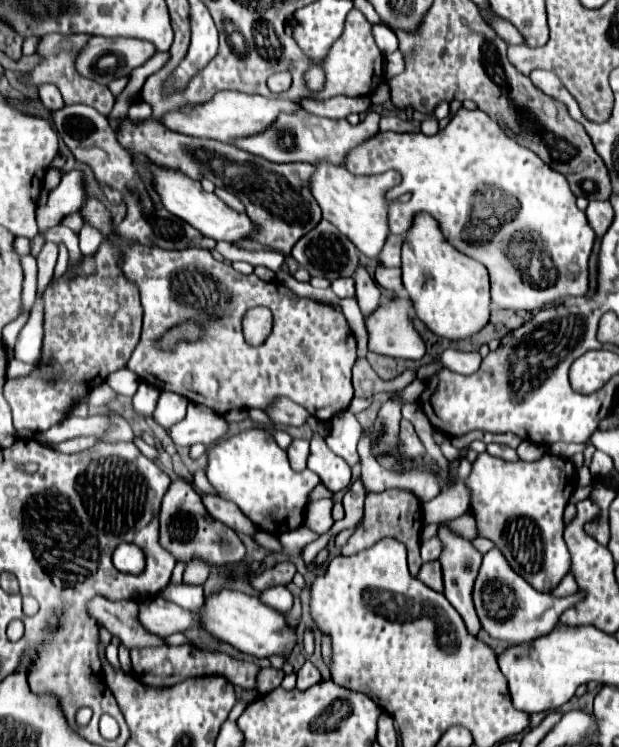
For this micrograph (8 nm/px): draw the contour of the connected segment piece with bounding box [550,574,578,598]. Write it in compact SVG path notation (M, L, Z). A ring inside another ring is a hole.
M566 574L566 576L560 580L560 586L554 588L550 594L552 594L552 596L560 596L560 598L564 598L564 596L568 596L568 594L574 594L576 590L578 590L578 586L576 586L572 574Z

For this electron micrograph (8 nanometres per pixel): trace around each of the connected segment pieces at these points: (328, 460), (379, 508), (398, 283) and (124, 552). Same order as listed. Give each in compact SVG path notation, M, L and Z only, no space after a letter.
M310 416L306 421L306 424L311 427L314 433L314 438L310 442L308 468L320 476L322 484L330 492L340 492L340 490L348 488L348 484L350 484L350 478L352 478L350 466L326 446L322 436L318 436L319 423L320 421L313 416Z
M392 488L392 490L384 490L384 492L368 492L366 494L366 502L364 502L364 516L362 516L360 524L356 526L354 534L348 538L348 542L340 548L340 554L342 556L352 556L352 554L364 550L366 546L372 546L380 538L392 536L398 542L406 544L410 574L418 576L420 566L422 566L422 558L420 558L420 530L422 530L422 508L420 508L420 500L416 498L414 492L404 490L404 488Z
M378 266L374 276L376 276L376 282L378 282L382 288L392 290L392 292L398 294L398 296L404 296L404 286L402 286L402 280L400 280L400 268Z
M122 542L122 546L116 546L112 560L114 560L114 566L116 566L120 572L140 574L140 572L144 570L144 554L142 554L142 550L138 550L138 546L134 546L134 544Z

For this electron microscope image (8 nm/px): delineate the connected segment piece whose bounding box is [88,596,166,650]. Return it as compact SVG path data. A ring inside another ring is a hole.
M96 596L90 604L90 614L116 638L120 638L120 644L128 650L134 648L150 648L150 646L164 646L164 638L150 634L140 622L136 614L136 602L134 600L120 600L110 602L102 596Z

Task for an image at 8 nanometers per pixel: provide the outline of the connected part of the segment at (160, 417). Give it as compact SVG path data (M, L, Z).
M162 392L154 410L154 420L168 430L170 426L176 424L176 418L182 418L186 414L186 398L182 398L180 394L172 394L172 392Z

